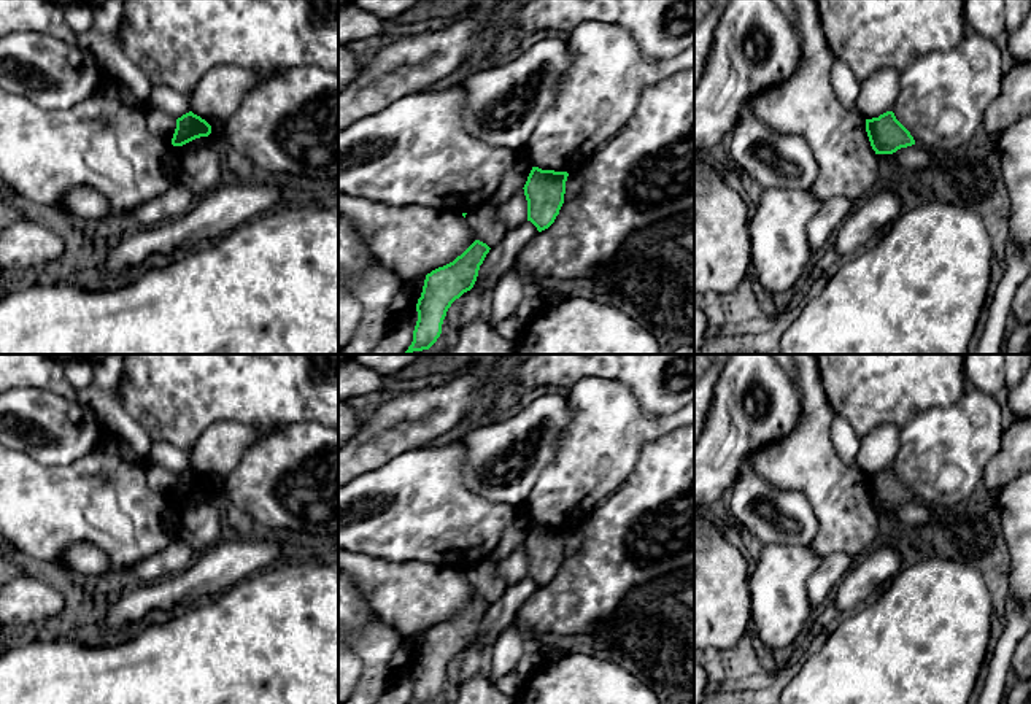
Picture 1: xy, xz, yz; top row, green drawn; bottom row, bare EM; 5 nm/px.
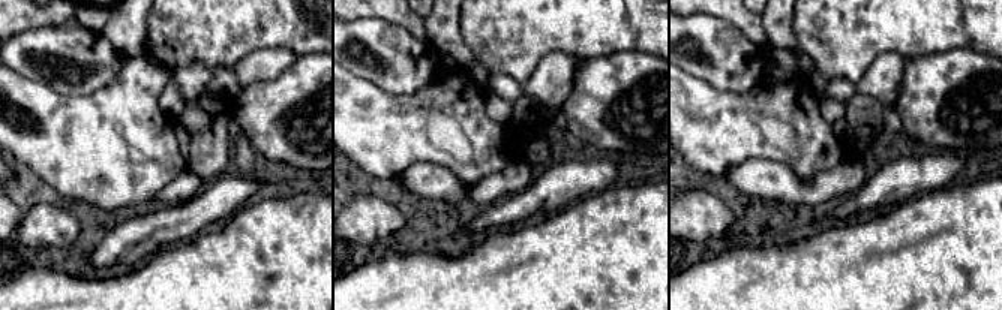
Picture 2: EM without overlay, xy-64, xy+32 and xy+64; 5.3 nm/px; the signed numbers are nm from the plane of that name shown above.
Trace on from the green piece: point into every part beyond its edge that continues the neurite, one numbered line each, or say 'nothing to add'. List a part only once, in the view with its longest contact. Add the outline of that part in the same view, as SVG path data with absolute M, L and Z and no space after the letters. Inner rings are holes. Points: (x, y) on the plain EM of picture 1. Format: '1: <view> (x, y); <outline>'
nothing to add

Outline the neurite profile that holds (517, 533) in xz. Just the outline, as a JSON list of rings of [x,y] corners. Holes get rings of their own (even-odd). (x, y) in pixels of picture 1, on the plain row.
[[[526,504],[519,505],[518,516],[515,521],[508,526],[508,529],[504,532],[499,545],[492,550],[492,553],[488,556],[489,561],[499,564],[502,559],[505,559],[516,547],[523,545],[527,532],[532,526],[532,516],[527,510]]]

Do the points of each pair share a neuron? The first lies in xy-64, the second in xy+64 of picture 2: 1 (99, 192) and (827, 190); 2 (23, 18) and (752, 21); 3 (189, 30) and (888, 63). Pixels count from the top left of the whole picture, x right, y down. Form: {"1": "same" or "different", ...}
{"1": "different", "2": "same", "3": "different"}

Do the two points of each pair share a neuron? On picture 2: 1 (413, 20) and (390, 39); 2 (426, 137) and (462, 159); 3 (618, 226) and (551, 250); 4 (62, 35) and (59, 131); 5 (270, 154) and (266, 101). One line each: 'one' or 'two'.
1: two
2: one
3: one
4: two
5: one

